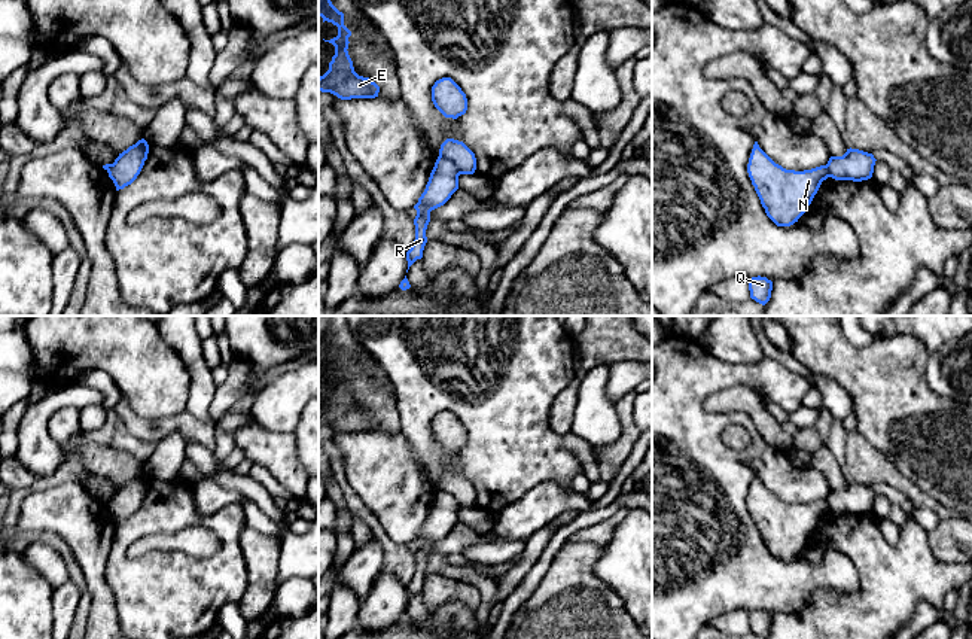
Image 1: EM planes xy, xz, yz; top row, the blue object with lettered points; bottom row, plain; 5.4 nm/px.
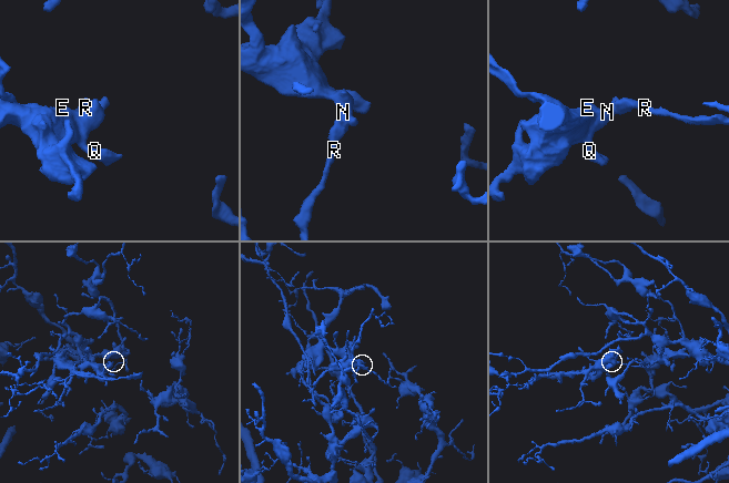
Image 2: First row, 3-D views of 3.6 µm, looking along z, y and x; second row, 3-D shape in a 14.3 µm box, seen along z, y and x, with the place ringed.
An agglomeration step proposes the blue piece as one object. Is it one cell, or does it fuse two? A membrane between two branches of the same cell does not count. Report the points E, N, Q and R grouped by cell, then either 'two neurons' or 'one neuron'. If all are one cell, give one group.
E N Q / R; two neurons

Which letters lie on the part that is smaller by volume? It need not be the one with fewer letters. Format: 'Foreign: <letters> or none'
Foreign: E, N, Q

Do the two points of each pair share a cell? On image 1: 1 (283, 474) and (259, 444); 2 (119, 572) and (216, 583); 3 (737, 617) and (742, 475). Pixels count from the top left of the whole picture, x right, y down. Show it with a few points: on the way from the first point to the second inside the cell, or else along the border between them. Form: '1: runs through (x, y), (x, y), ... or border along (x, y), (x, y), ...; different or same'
1: runs through (282, 466), (267, 452); same
2: runs through (143, 587), (192, 587); same
3: border along (749, 611), (730, 609), (715, 615), (709, 623); different

